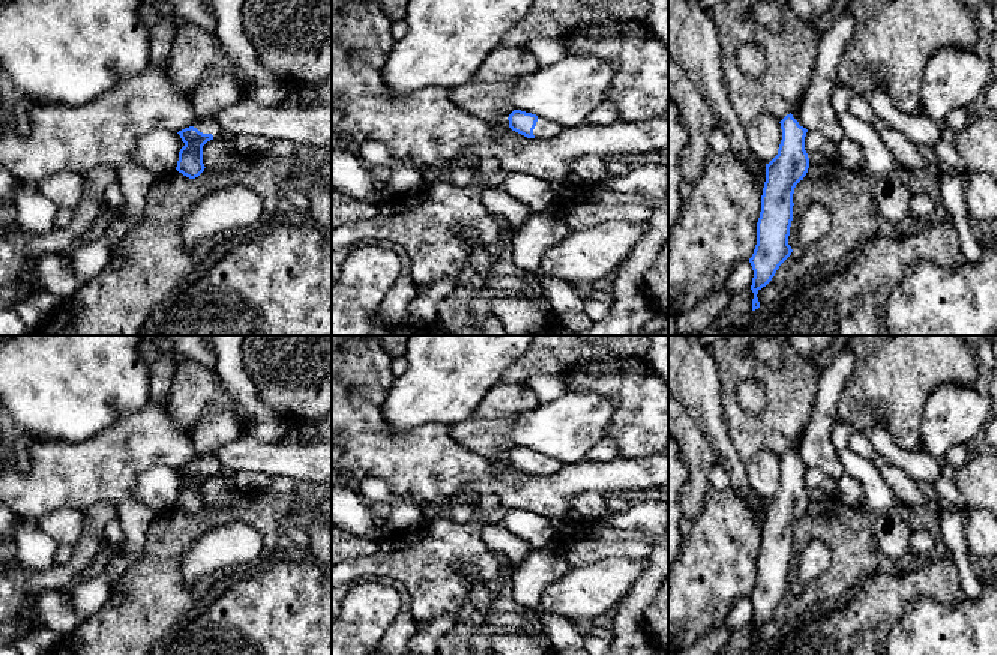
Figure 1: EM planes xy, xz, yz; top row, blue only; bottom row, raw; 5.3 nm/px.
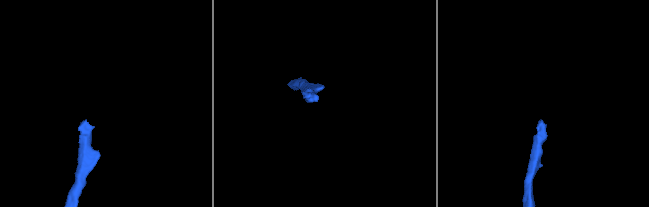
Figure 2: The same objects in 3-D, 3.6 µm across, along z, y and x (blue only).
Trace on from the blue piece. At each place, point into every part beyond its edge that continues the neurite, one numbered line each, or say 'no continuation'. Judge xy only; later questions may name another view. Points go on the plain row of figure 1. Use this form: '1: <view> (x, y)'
1: xy (218, 427)

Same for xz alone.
1: xz (544, 464)

